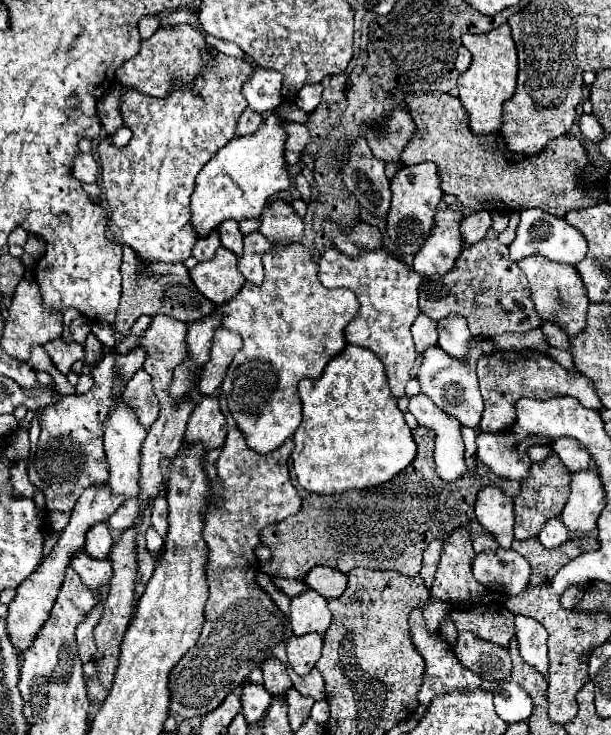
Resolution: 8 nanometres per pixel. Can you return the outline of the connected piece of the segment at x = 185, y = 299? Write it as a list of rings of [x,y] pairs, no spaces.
[[[122,247],[124,259],[120,265],[122,271],[122,299],[118,307],[118,315],[114,321],[114,329],[122,335],[128,335],[132,325],[140,315],[170,315],[184,323],[194,323],[198,319],[208,317],[216,311],[216,305],[208,301],[192,283],[188,269],[184,263],[148,263],[142,265],[138,253],[132,247]]]

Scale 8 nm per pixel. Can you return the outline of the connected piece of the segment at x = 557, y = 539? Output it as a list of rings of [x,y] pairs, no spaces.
[[[554,517],[542,527],[542,531],[538,533],[538,539],[542,541],[544,547],[560,547],[568,539],[568,535],[570,535],[568,527],[560,523],[560,517]]]

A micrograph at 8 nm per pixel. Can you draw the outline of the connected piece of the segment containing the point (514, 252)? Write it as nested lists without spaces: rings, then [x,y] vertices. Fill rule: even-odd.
[[[526,209],[522,211],[516,239],[508,245],[508,249],[510,249],[510,259],[514,263],[518,263],[520,259],[528,255],[542,255],[552,261],[582,261],[588,251],[588,245],[586,245],[584,235],[576,231],[572,225],[568,225],[566,219],[558,219],[540,209]]]

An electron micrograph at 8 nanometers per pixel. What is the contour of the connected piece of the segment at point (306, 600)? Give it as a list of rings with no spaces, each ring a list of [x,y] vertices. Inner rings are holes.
[[[306,591],[292,599],[290,603],[290,625],[294,635],[306,633],[320,633],[324,635],[332,617],[326,607],[326,599],[316,591]]]

